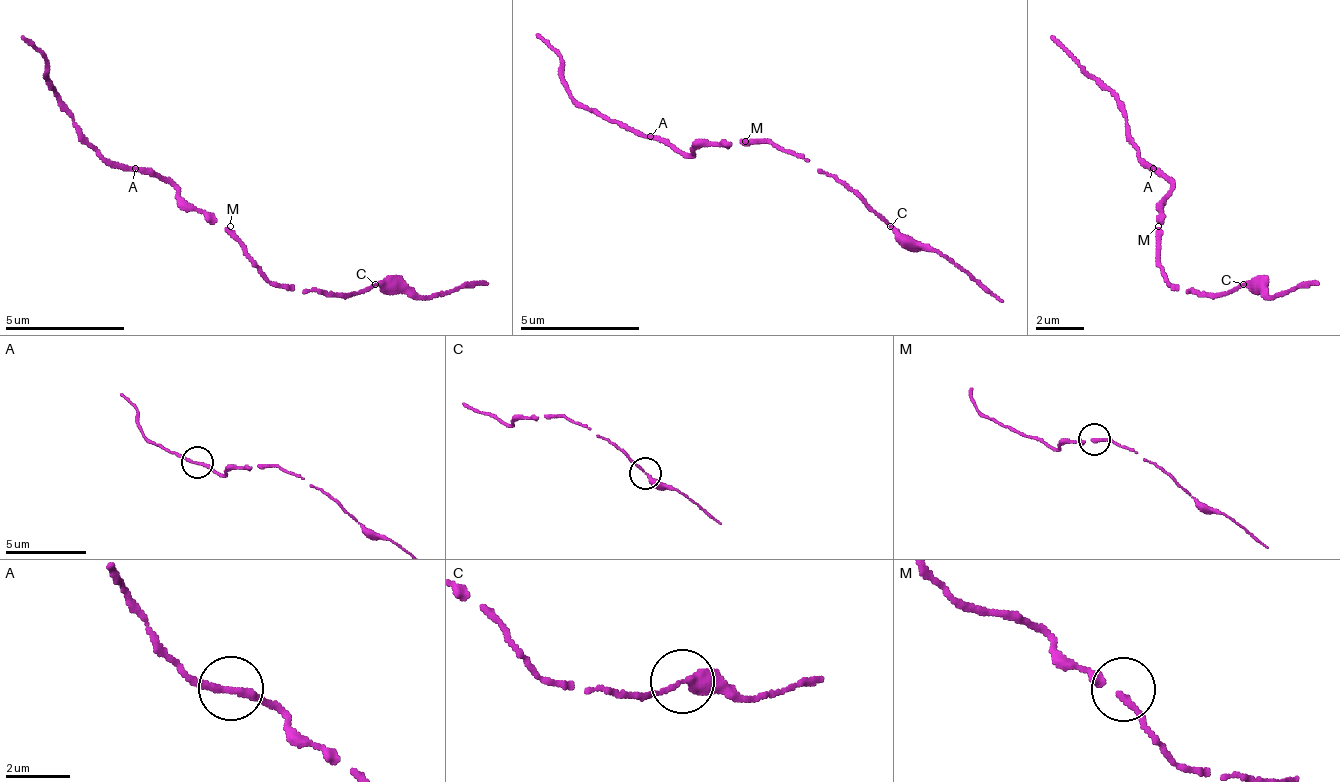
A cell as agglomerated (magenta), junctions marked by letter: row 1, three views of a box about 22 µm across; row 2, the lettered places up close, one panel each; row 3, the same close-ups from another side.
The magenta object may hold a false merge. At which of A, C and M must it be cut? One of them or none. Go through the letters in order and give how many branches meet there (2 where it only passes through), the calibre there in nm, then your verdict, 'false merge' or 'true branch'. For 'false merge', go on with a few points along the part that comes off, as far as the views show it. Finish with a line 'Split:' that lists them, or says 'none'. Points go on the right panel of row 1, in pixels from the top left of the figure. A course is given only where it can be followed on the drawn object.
A: 2 | 190 nm | false merge | (1152, 166), (1146, 160), (1128, 118), (1104, 88), (1050, 34)
C: 2 | 280 nm | true branch
M: 2 | 190 nm | true branch
Split: A

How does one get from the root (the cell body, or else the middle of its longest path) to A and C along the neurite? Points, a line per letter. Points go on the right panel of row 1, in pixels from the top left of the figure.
A: (1158, 232), (1158, 202), (1170, 190), (1170, 184), (1152, 166)
C: (1158, 232), (1158, 268), (1176, 292), (1235, 292), (1241, 286)

